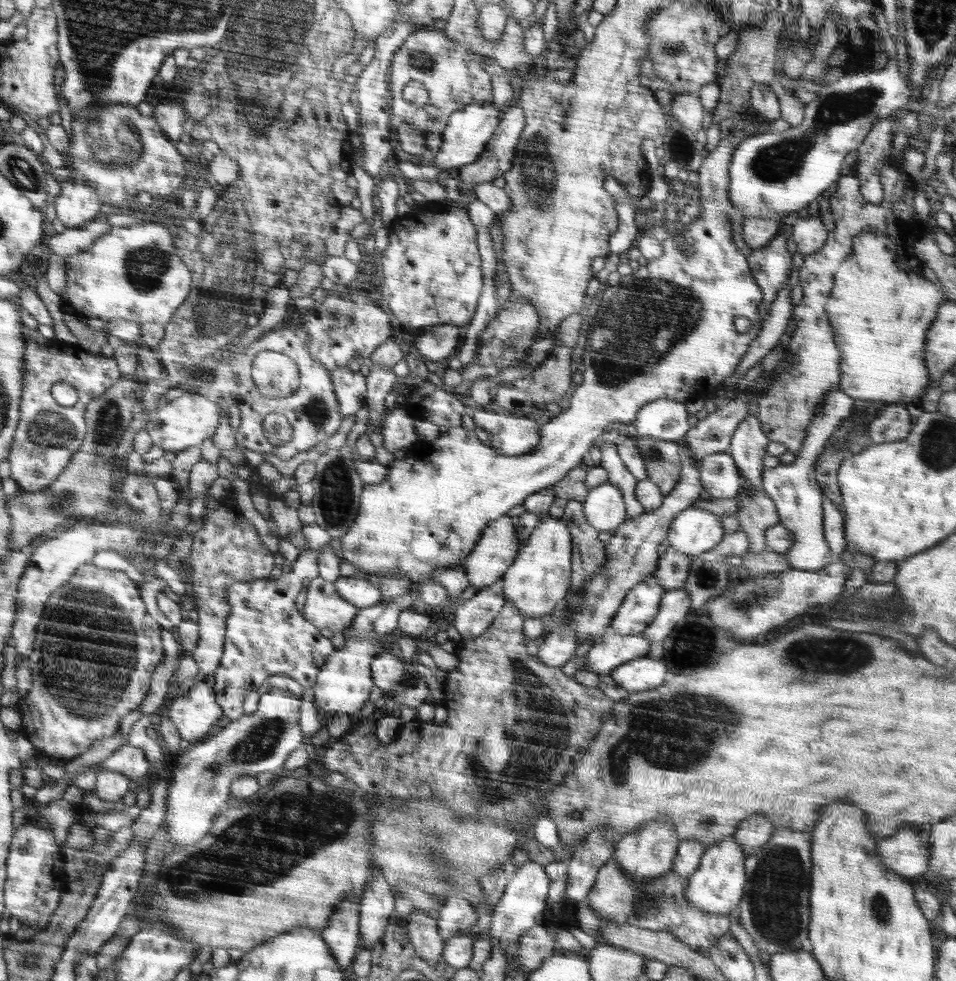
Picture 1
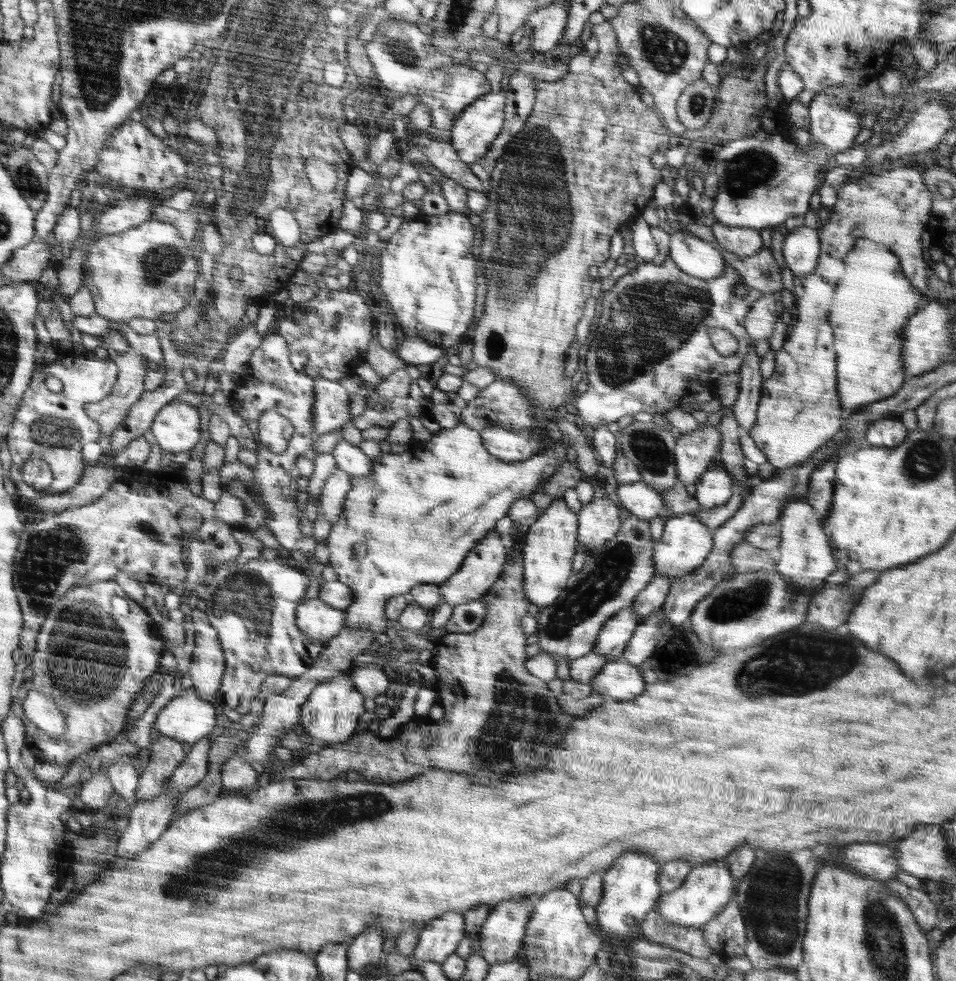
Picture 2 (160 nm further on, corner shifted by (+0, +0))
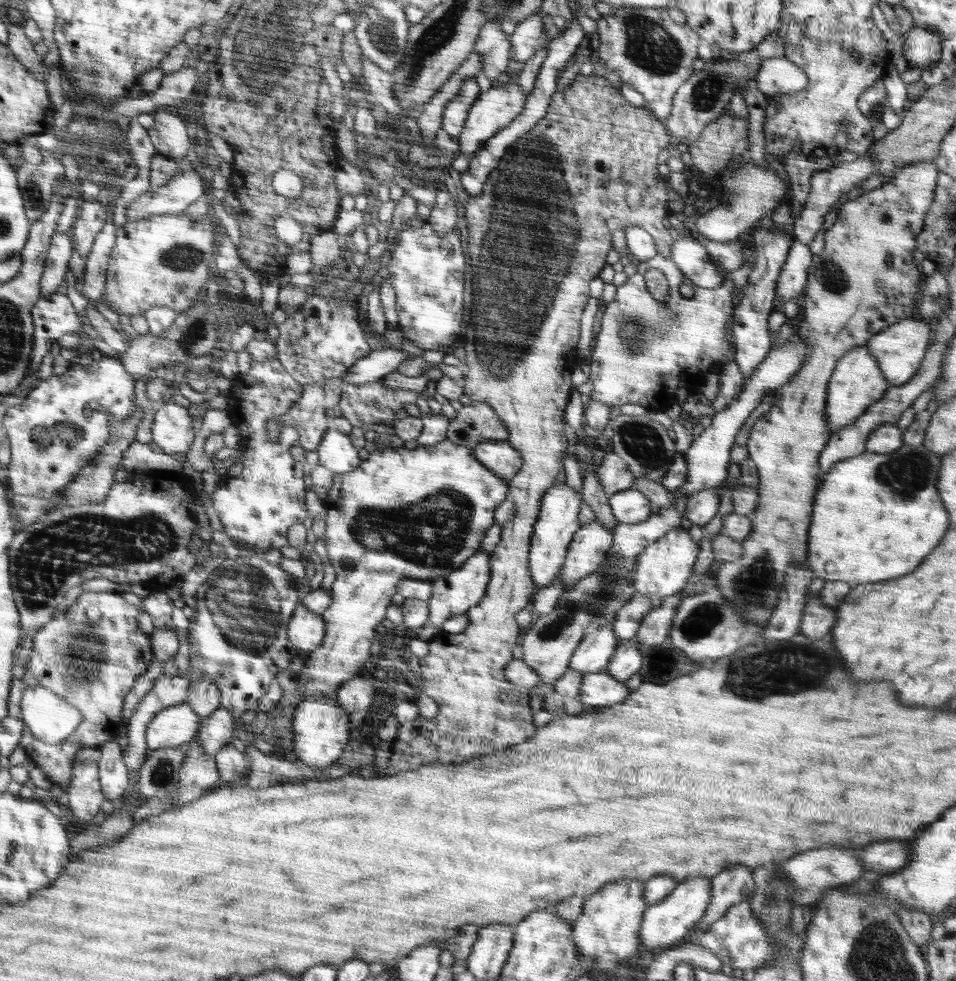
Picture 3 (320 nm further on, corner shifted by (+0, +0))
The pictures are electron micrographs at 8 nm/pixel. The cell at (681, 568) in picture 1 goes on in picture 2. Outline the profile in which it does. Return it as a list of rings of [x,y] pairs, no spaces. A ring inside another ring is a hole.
[[[655,575],[644,590],[636,596],[632,607],[641,622],[664,606],[666,596],[669,596],[671,592],[670,588],[672,588],[672,581],[668,577]]]

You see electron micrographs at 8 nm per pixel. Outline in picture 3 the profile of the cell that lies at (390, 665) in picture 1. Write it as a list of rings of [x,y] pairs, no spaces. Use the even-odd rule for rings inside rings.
[[[362,675],[351,678],[349,682],[345,682],[342,687],[339,687],[336,699],[342,705],[342,709],[348,713],[369,713],[369,707],[372,706],[374,695],[377,692],[374,679]]]

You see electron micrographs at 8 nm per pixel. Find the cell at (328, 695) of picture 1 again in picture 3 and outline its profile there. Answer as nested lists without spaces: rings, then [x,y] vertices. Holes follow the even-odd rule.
[[[310,696],[294,710],[293,748],[289,755],[305,762],[310,768],[327,768],[341,758],[350,736],[350,713],[342,709],[335,696]]]

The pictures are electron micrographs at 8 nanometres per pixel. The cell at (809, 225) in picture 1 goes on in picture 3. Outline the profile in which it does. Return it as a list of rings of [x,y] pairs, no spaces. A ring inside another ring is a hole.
[[[797,240],[793,241],[775,286],[776,298],[785,303],[803,295],[808,269],[814,262],[814,255],[810,251],[809,245]]]

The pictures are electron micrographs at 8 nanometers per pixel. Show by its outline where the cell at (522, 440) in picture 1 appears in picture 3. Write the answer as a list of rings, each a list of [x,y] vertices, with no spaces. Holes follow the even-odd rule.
[[[484,440],[473,448],[476,460],[496,476],[512,480],[522,464],[522,455],[507,440]]]

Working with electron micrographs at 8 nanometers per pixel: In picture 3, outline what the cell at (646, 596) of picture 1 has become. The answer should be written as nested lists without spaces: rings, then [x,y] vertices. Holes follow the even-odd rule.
[[[614,622],[606,623],[602,629],[589,630],[572,653],[568,669],[584,675],[604,671],[619,645],[612,626]]]

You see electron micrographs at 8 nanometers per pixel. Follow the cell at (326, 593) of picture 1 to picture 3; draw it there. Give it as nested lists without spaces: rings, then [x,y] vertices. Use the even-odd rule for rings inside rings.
[[[297,605],[287,627],[290,645],[298,647],[301,653],[312,652],[325,640],[326,621],[322,614],[314,613]]]

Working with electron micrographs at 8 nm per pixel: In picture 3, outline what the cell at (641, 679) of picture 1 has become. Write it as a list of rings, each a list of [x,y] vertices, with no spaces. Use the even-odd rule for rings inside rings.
[[[605,670],[585,674],[579,688],[578,698],[584,712],[619,704],[628,698],[630,690],[626,682],[614,680]]]

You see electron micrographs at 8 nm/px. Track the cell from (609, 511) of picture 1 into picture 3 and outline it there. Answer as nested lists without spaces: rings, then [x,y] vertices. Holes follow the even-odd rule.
[[[597,518],[590,524],[581,525],[574,533],[572,542],[569,544],[566,562],[560,568],[556,580],[561,580],[564,585],[564,591],[572,588],[572,586],[580,579],[588,577],[594,571],[600,568],[601,563],[605,560],[605,554],[613,541],[613,531],[608,530]]]

